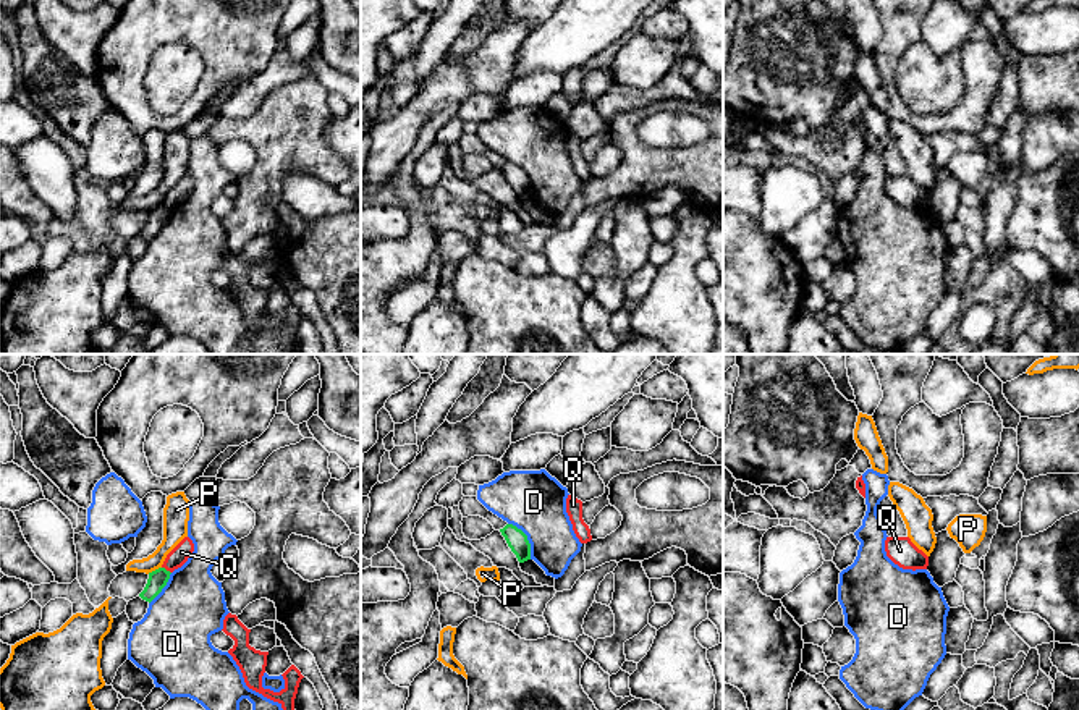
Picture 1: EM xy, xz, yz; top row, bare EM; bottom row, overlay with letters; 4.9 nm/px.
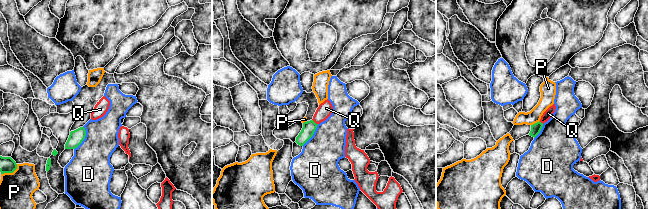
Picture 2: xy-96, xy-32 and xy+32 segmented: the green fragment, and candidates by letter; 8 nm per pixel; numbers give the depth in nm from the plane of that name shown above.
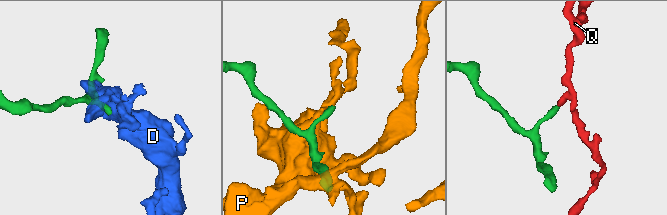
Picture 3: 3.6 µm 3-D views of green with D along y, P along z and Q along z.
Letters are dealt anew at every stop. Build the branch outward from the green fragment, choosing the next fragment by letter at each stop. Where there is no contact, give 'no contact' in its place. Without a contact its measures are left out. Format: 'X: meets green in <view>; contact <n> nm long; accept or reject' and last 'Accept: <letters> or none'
D: meets green in xz; contact 220 nm long; reject
P: meets green in xy; contact 80 nm long; reject
Q: meets green in xy; contact 60 nm long; reject
Accept: none

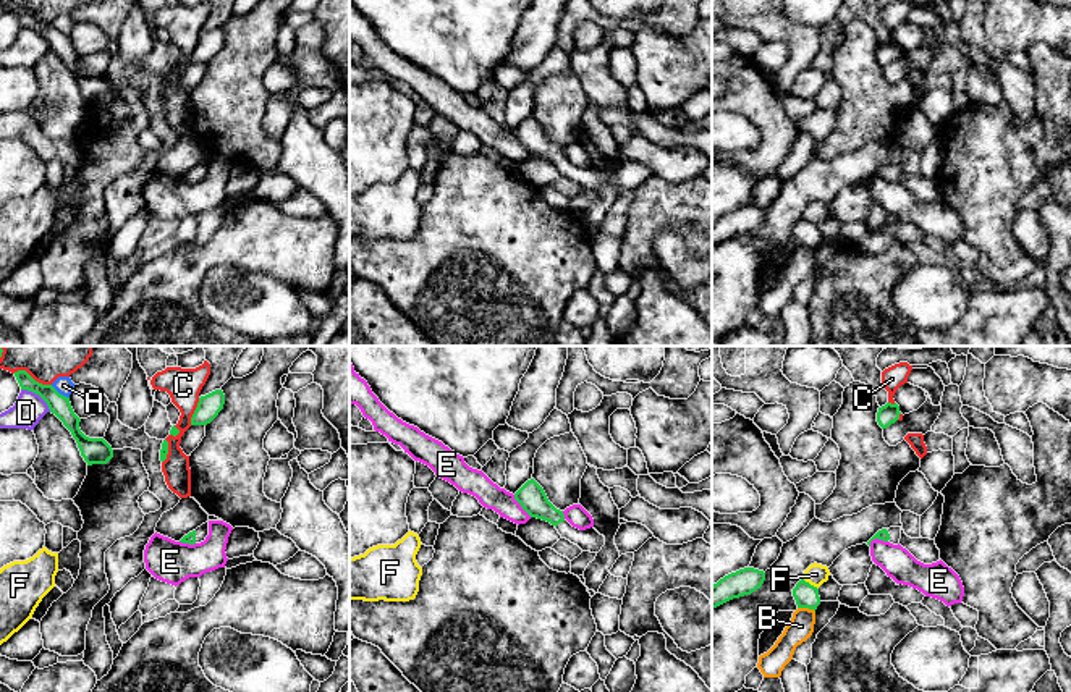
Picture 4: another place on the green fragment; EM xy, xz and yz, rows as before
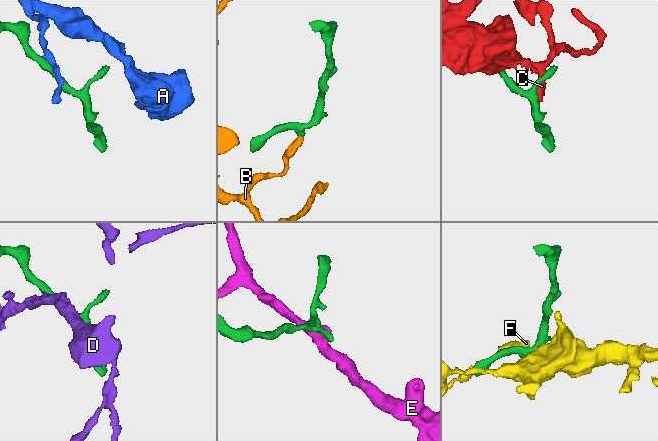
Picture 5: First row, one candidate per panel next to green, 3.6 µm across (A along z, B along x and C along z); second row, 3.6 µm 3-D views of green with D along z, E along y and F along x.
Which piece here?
A: meets green in xy; contact 120 nm long; reject
B: meets green in yz; contact 90 nm long; reject
C: meets green in xy; contact 200 nm long; reject
D: meets green in xy; contact 190 nm long; reject
E: meets green in xz; contact 140 nm long; reject
F: meets green in yz; contact 100 nm long; reject
Accept: none

